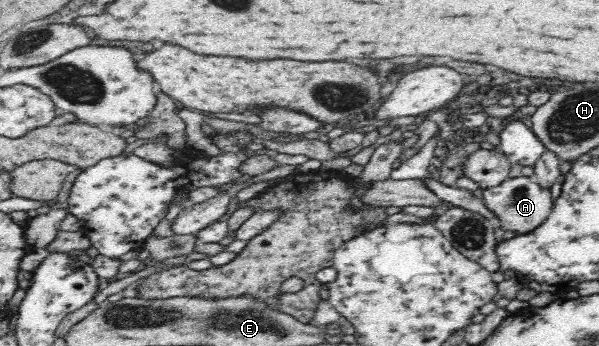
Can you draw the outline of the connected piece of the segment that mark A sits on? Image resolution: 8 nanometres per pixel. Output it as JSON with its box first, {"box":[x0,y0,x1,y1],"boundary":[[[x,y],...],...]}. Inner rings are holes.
{"box":[481,175,554,234],"boundary":[[[523,175],[509,178],[499,186],[482,190],[481,199],[487,208],[495,212],[501,227],[505,230],[515,230],[517,234],[527,234],[543,224],[554,205],[549,188],[541,188],[531,177]]]}

